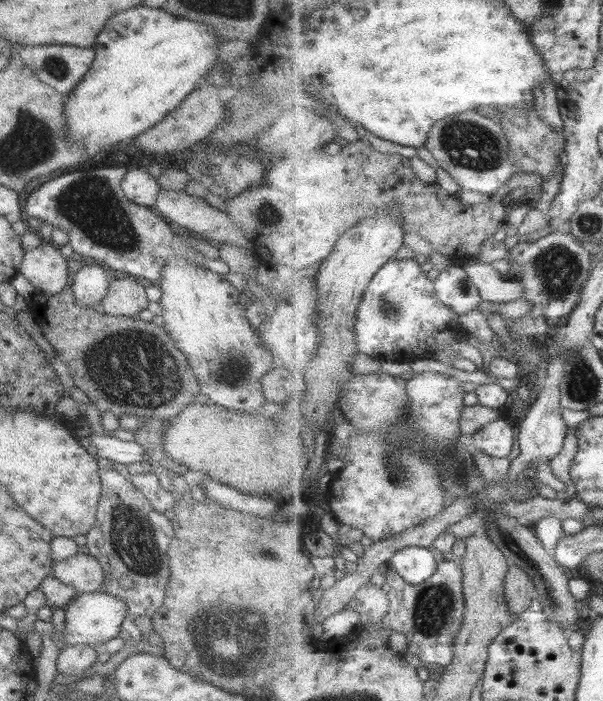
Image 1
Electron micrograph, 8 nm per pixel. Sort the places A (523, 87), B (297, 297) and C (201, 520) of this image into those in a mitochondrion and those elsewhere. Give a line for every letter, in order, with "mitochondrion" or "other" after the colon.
A: other
B: other
C: other

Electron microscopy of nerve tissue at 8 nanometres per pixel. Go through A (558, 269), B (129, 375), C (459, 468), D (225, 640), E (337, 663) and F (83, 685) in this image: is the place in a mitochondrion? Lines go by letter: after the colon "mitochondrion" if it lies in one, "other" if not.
A: mitochondrion
B: mitochondrion
C: mitochondrion
D: mitochondrion
E: other
F: other

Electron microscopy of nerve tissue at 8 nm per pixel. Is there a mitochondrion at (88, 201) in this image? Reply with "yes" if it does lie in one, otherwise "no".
yes

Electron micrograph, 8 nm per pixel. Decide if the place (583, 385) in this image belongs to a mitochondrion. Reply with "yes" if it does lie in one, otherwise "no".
yes

